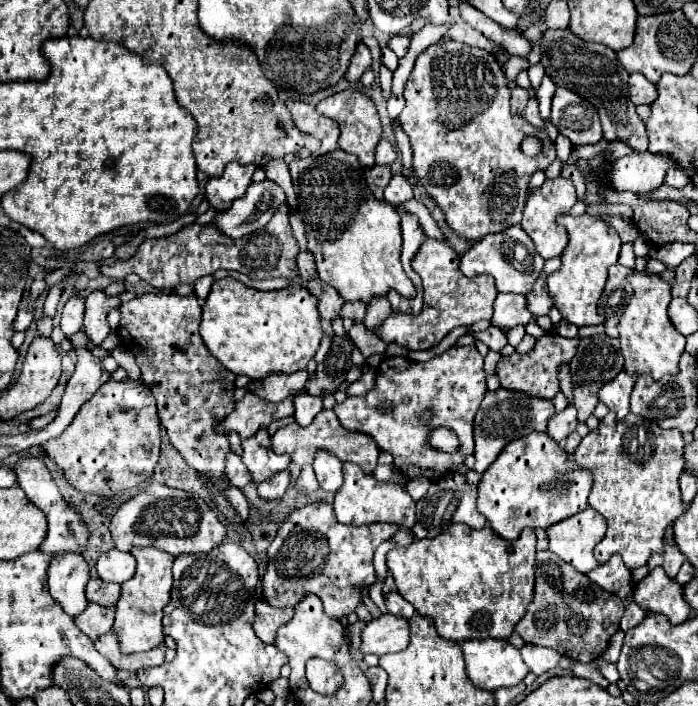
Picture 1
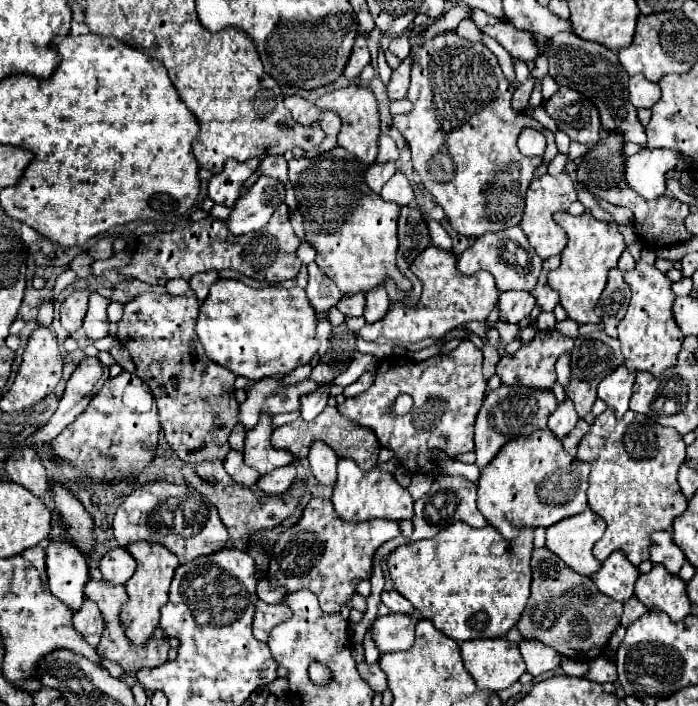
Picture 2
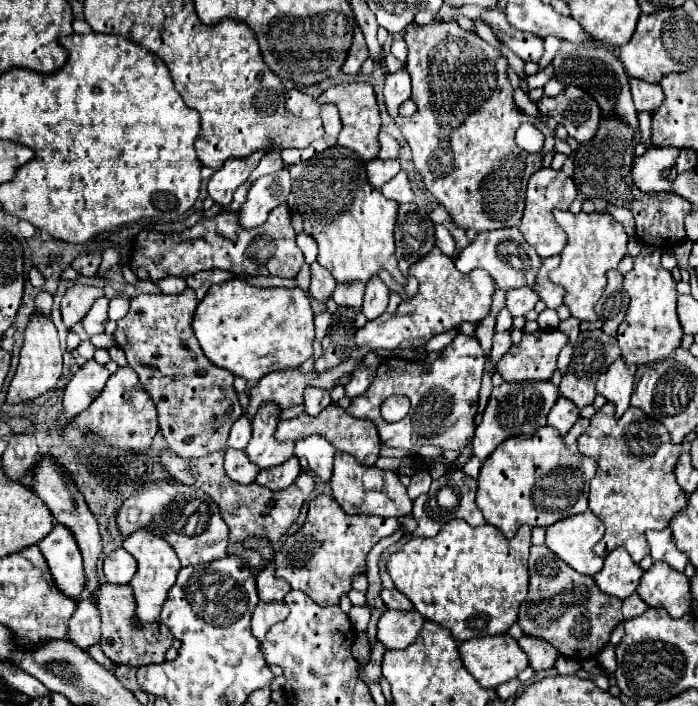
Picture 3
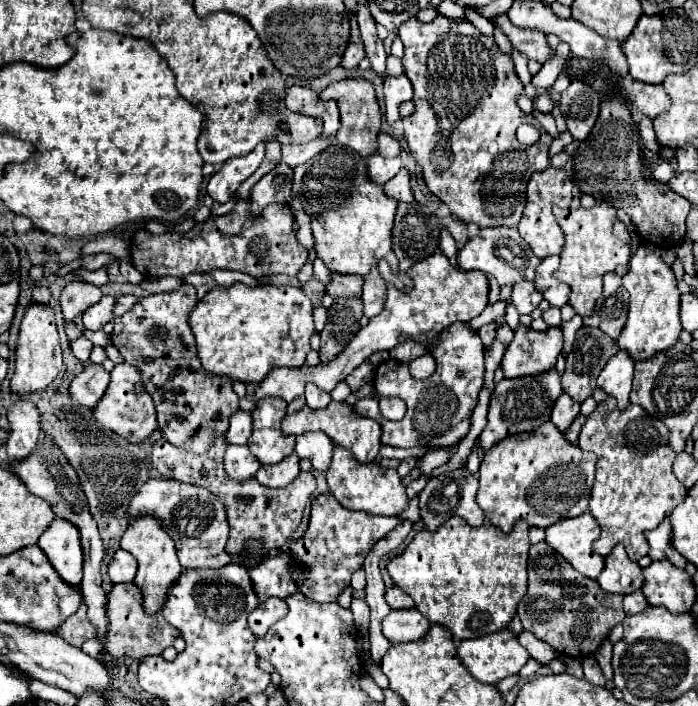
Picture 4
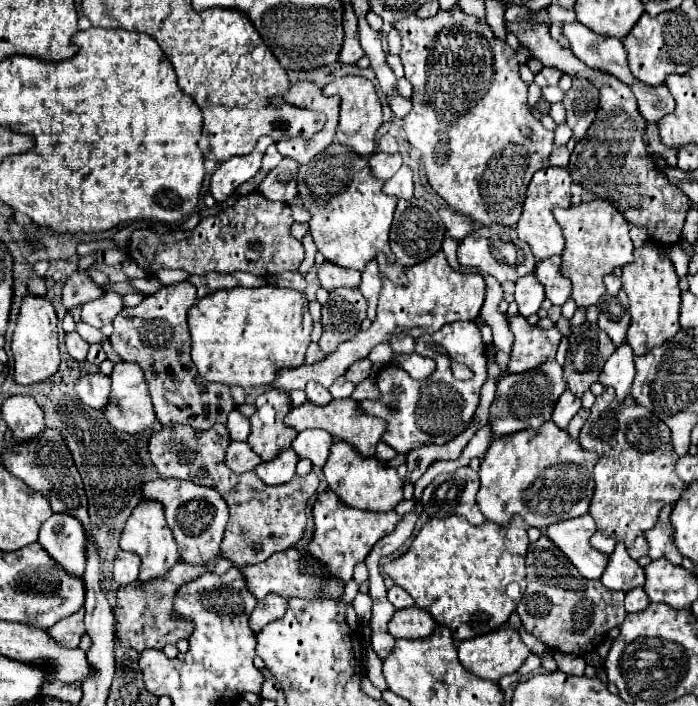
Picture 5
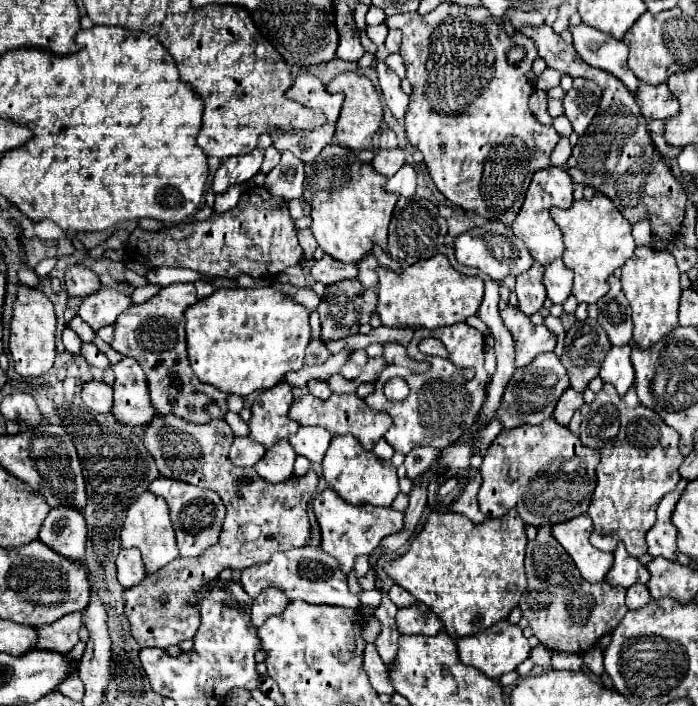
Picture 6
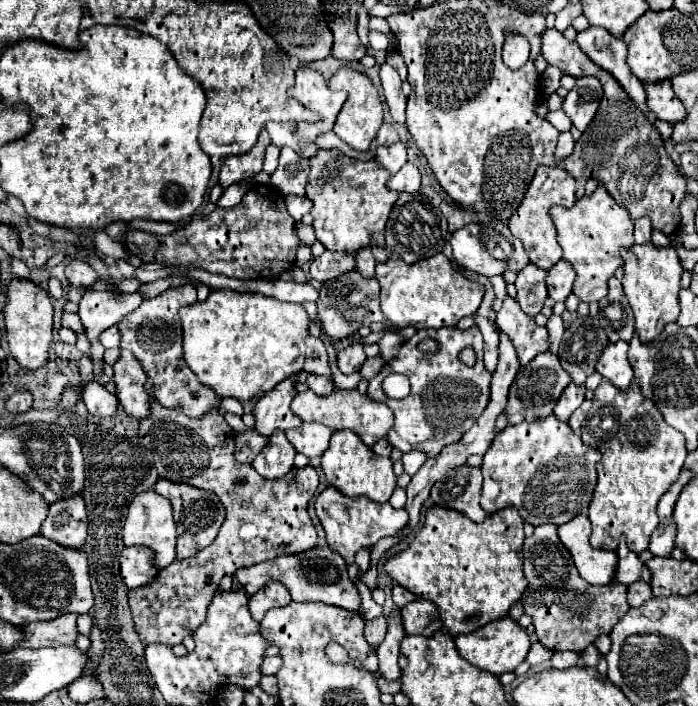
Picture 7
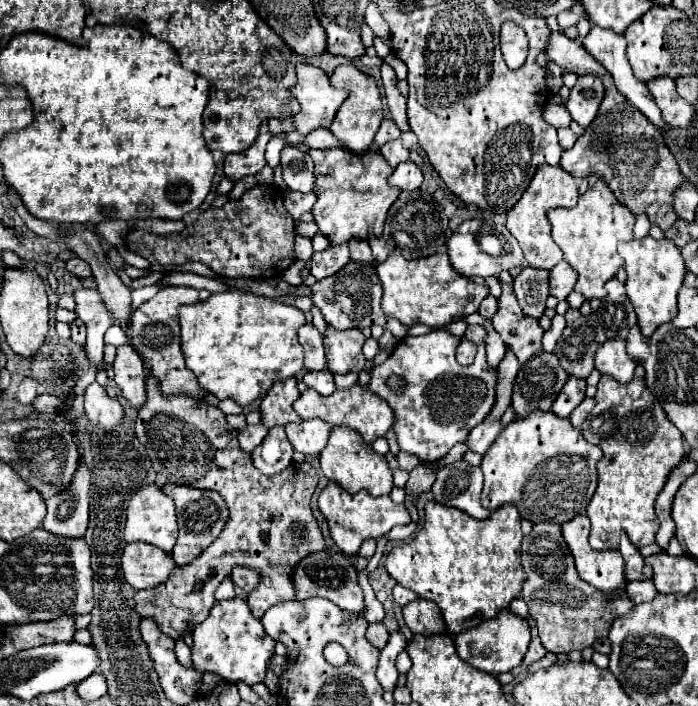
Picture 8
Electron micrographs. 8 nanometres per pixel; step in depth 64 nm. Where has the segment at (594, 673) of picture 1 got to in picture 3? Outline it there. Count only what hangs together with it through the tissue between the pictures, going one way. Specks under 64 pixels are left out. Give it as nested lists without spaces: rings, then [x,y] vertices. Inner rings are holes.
[[[558,656],[554,668],[556,668],[558,674],[574,674],[574,672],[580,668],[580,664],[578,664],[578,662],[572,662],[572,660],[564,658],[564,656]]]

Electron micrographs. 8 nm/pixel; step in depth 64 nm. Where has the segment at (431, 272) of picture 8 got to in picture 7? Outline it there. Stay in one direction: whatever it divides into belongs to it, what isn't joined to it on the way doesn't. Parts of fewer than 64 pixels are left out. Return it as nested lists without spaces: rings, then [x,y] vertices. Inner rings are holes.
[[[392,254],[388,262],[376,264],[376,278],[382,288],[380,308],[384,316],[400,328],[456,326],[460,318],[474,316],[484,298],[484,286],[464,278],[464,274],[454,270],[454,264],[444,254],[414,264],[406,264],[398,254]]]

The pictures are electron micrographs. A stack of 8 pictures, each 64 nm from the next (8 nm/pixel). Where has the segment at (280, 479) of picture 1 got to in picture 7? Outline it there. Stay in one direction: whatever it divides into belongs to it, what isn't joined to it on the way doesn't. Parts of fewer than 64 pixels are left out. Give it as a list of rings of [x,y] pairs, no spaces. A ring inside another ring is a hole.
[[[274,432],[268,438],[268,444],[262,448],[262,452],[254,458],[252,466],[264,478],[280,478],[292,468],[294,456],[296,450],[286,440],[284,432]]]

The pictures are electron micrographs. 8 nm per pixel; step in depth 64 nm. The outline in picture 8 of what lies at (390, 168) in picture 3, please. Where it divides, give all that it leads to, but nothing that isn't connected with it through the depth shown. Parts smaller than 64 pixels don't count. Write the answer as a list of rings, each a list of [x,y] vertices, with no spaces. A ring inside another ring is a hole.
[[[392,140],[392,142],[384,144],[384,146],[380,148],[380,154],[386,158],[386,162],[388,162],[392,168],[394,168],[396,164],[408,160],[408,150],[402,146],[402,140]]]

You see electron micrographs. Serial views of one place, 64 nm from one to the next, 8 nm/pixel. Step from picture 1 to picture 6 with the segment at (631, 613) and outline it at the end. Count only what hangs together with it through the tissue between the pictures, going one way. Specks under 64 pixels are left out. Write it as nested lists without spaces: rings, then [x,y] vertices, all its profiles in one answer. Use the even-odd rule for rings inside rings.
[[[634,584],[634,586],[630,586],[628,592],[626,592],[626,606],[628,606],[630,610],[636,610],[636,608],[648,604],[650,600],[652,600],[652,596],[650,596],[646,584]]]

